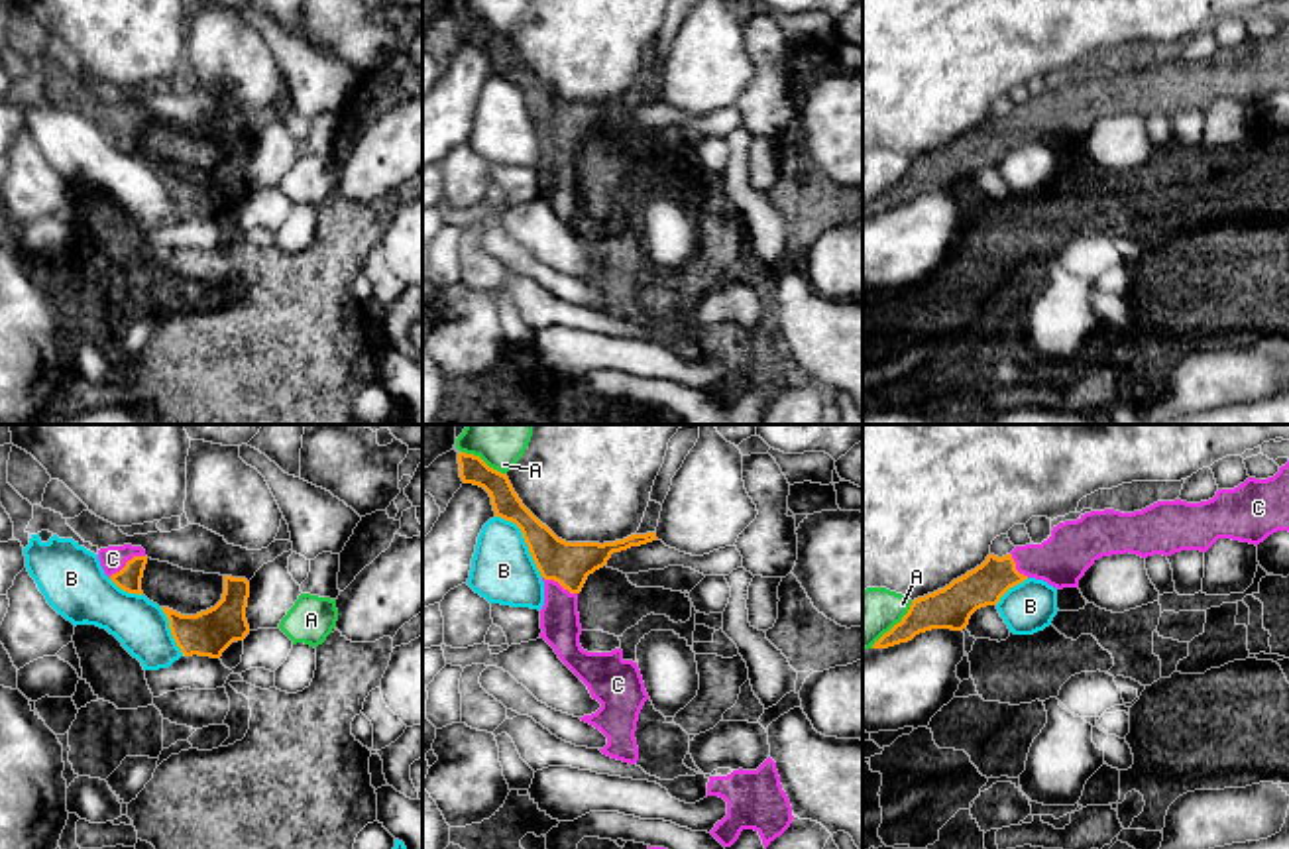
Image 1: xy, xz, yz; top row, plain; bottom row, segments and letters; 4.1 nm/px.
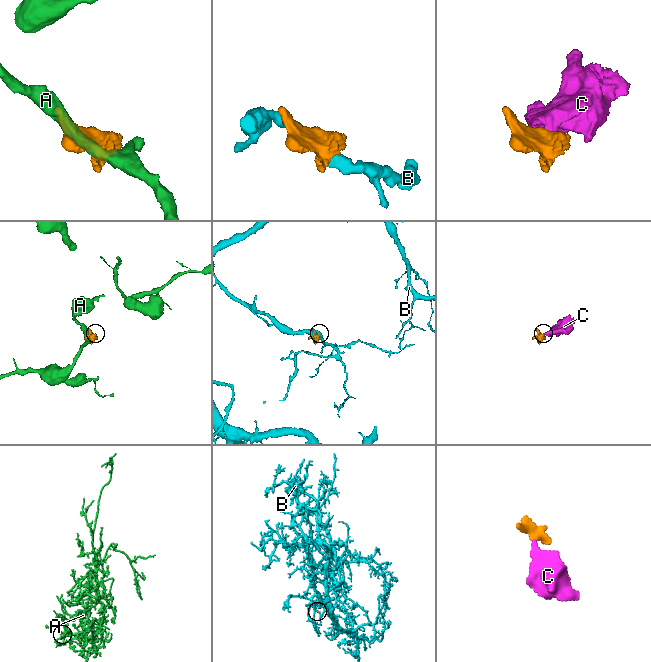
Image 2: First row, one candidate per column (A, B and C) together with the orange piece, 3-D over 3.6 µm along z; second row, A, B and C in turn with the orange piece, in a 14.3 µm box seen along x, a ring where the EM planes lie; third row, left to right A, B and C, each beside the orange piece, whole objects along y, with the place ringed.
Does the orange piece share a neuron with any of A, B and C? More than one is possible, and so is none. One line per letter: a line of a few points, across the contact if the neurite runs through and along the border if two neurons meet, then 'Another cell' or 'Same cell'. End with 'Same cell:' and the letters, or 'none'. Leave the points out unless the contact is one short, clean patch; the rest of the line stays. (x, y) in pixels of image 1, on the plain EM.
A: Another cell
B: Another cell
C: Line: xy (128, 138), (126, 122), (112, 118). Same cell
Same cell: C

